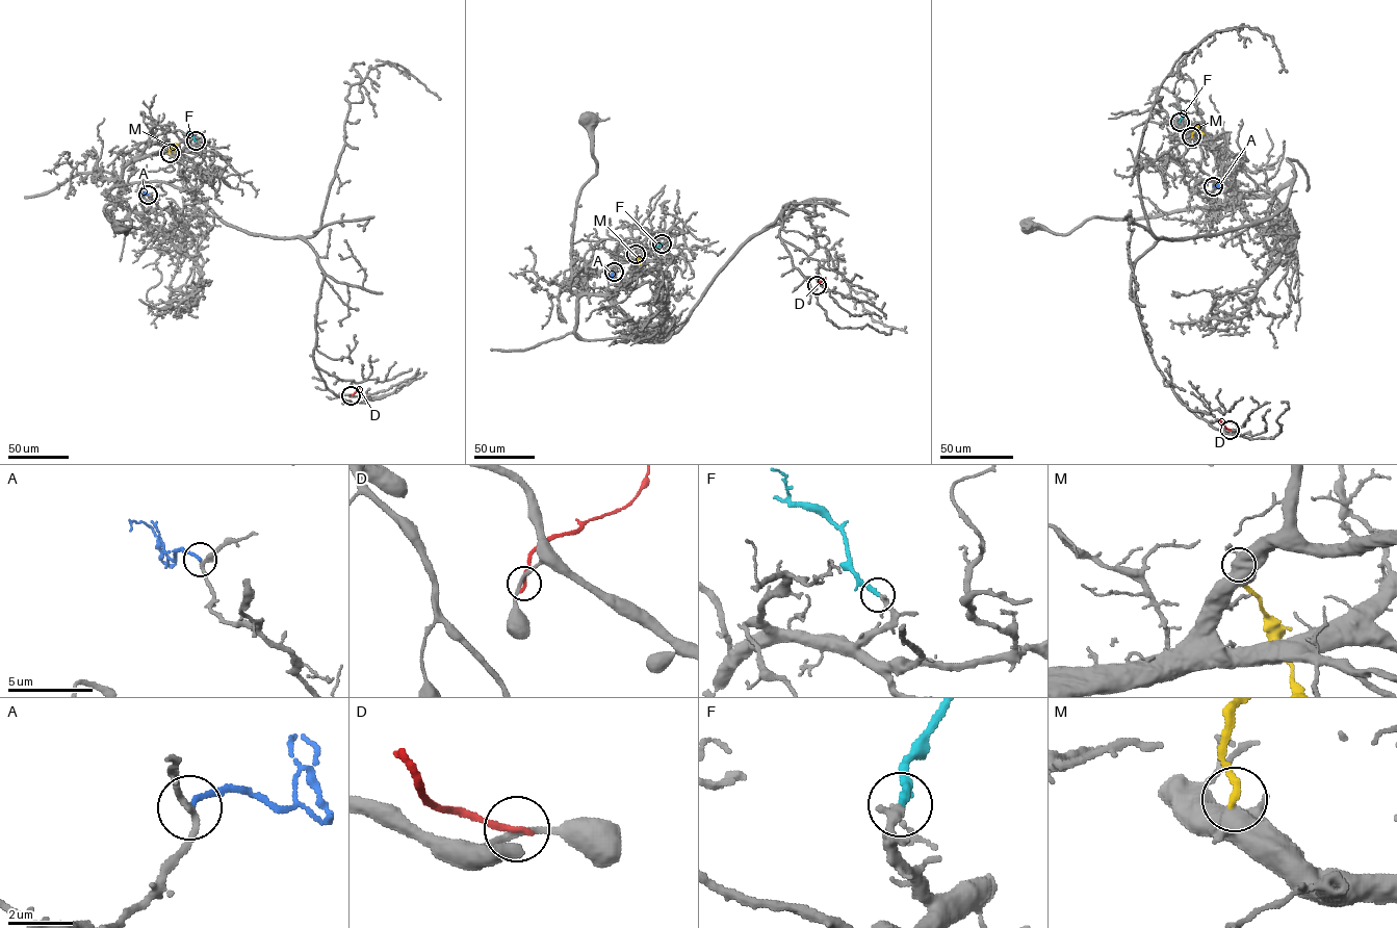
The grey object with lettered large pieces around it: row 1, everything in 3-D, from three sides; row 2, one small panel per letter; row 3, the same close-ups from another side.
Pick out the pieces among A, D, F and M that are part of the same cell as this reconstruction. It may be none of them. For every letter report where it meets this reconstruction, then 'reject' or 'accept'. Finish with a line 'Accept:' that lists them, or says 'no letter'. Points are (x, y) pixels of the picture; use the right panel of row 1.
A: contact (1213, 186); reject
D: contact (1230, 430); reject
F: contact (1180, 122); accept
M: contact (1191, 136); reject
Accept: F

